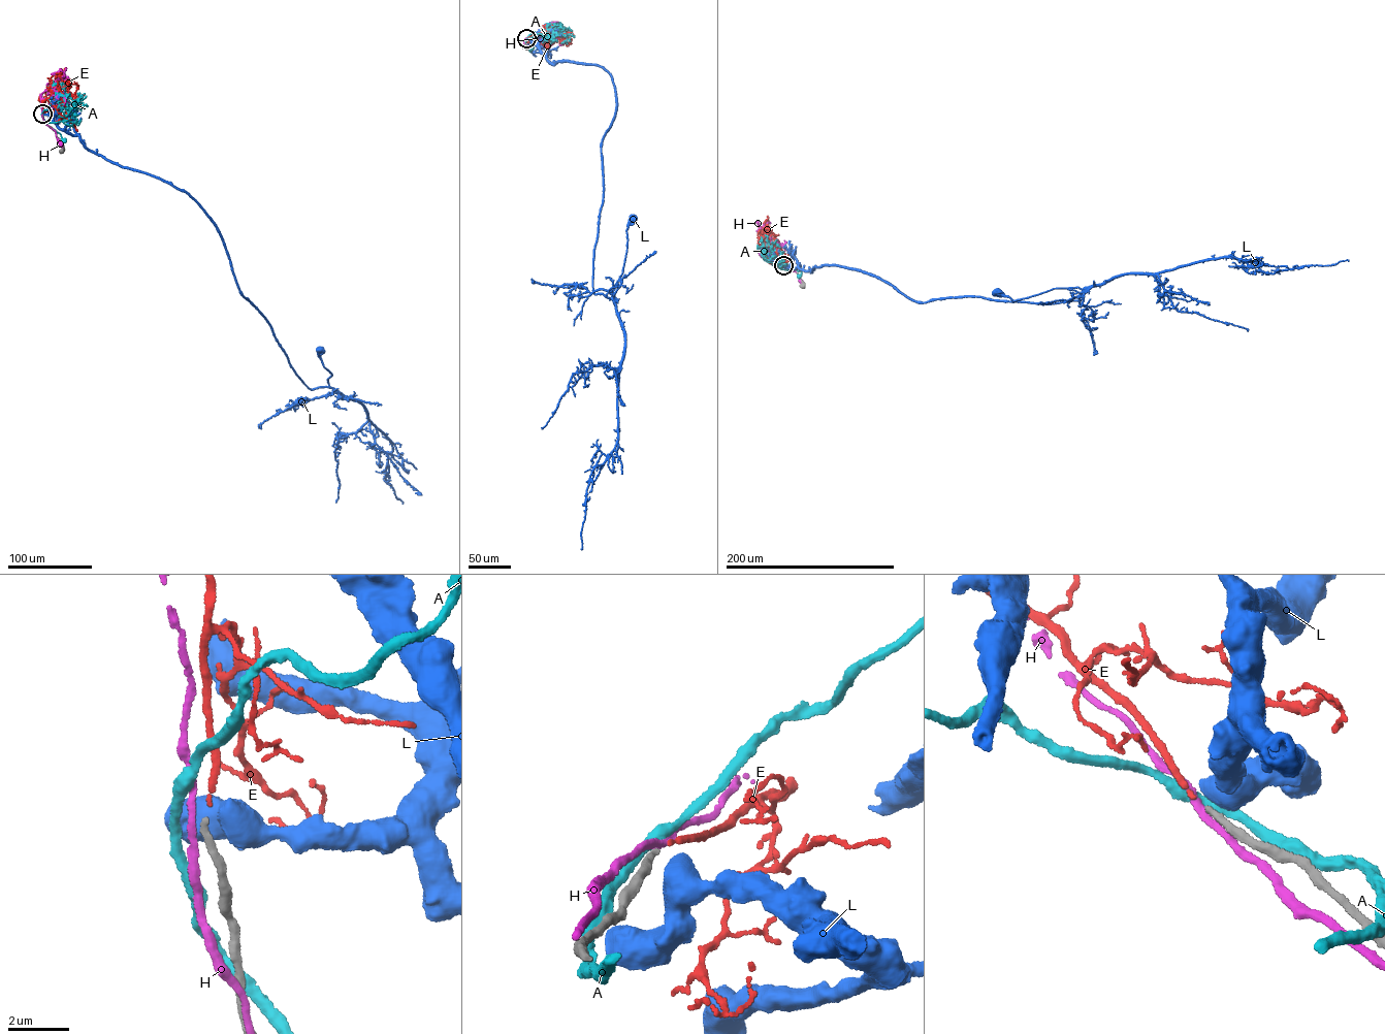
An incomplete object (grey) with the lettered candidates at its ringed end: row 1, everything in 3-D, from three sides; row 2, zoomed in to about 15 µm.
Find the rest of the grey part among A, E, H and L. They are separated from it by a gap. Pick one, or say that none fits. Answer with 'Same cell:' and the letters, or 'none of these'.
Same cell: E

